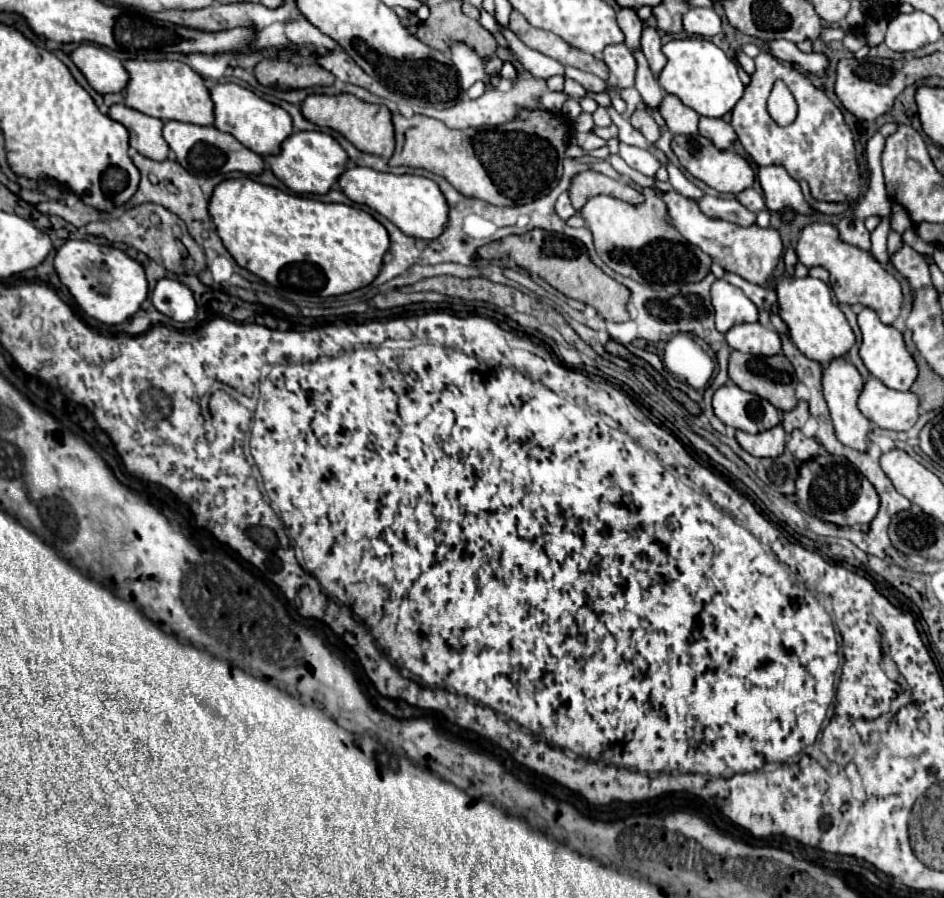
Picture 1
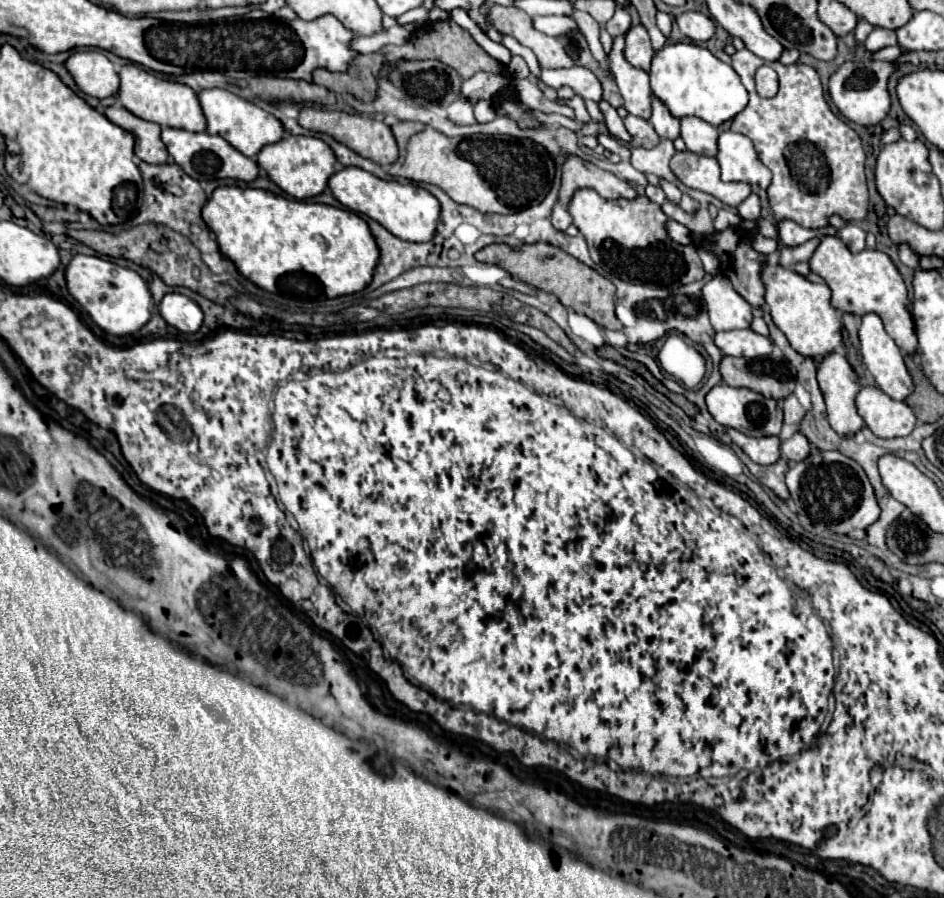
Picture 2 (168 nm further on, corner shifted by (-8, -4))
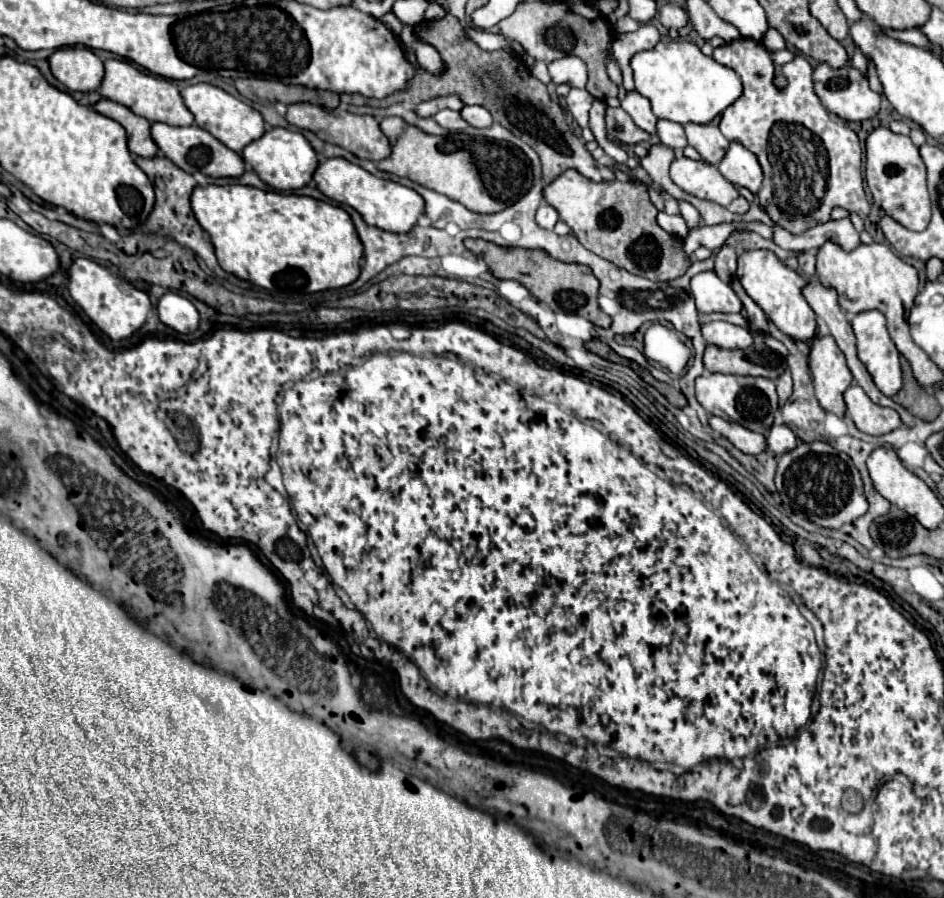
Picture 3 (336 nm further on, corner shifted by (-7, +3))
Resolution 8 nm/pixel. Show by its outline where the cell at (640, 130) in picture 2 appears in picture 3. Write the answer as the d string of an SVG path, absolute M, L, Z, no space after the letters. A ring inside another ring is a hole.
M607 108L605 128L607 128L607 138L613 142L633 146L633 144L641 144L649 140L649 134L637 128L631 116L623 108Z

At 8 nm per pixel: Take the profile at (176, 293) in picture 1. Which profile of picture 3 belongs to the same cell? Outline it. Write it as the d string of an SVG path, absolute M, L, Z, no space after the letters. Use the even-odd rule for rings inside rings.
M167 292L165 296L161 296L157 304L157 312L159 312L159 320L165 326L177 330L179 334L195 332L199 326L199 312L185 296L177 292Z

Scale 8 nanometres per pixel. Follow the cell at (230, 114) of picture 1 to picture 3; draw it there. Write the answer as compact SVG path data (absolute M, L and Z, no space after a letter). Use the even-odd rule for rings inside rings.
M211 84L187 86L181 90L181 98L183 98L183 104L195 116L195 124L199 128L211 132L211 136L215 136L219 142L227 144L227 148L231 148L235 152L241 152L249 142L261 138L265 132L265 122L255 108L233 98L231 94L227 94L225 90L221 90L217 86L211 86Z

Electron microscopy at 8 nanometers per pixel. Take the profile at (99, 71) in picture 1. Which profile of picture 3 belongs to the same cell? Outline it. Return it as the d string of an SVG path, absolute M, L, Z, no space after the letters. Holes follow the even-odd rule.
M59 48L49 56L49 68L73 92L97 90L103 80L103 62L89 48Z

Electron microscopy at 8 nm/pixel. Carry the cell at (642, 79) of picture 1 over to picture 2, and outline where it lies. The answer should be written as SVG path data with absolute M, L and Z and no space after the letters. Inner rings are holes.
M652 95L650 123L654 125L660 139L672 139L674 141L680 135L680 121L668 111L668 107L664 107L664 103L660 103L660 99L656 99L656 95Z

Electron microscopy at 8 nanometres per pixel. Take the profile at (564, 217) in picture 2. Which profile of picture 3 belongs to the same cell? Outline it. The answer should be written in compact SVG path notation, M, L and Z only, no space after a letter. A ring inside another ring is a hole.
M543 202L543 204L537 208L535 222L537 222L541 228L545 228L545 230L553 230L553 226L557 224L557 220L559 220L559 214L557 214L555 208L551 208L549 204Z

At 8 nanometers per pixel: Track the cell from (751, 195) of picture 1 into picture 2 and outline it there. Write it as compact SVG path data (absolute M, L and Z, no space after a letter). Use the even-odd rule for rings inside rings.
M750 193L740 205L738 205L738 213L742 219L754 221L760 217L760 197L756 193Z

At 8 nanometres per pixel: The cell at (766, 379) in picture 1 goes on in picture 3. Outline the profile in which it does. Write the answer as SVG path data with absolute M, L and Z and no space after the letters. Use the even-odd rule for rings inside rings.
M707 346L703 354L707 372L739 374L739 376L765 376L775 380L785 370L785 360L765 346L751 346L749 350L725 350Z

